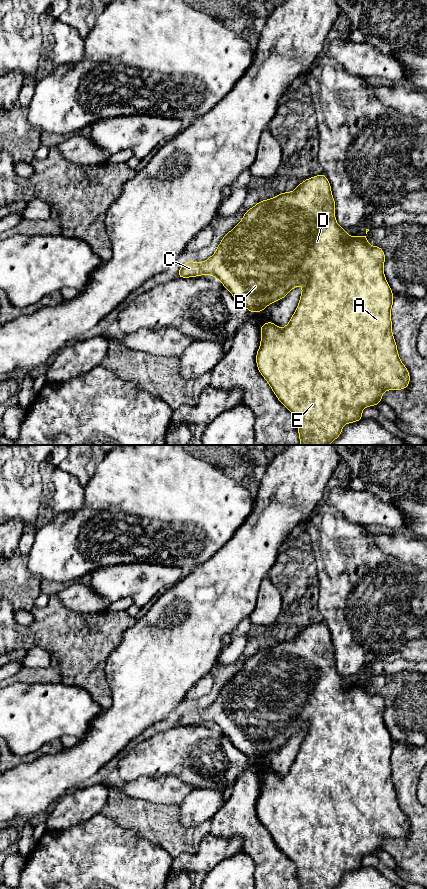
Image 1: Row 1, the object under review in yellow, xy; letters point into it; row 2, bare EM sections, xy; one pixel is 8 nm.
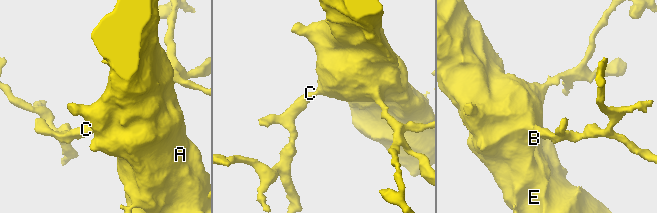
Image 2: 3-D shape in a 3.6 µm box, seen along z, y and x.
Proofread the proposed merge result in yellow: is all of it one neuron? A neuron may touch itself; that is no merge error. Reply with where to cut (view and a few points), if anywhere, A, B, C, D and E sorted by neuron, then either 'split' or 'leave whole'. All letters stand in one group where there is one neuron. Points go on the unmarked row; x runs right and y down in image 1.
no cut; A B C D E; leave whole

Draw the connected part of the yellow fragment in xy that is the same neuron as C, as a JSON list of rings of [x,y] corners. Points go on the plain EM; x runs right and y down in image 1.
[[[316,623],[304,628],[292,640],[284,640],[271,647],[258,650],[247,658],[238,673],[226,681],[215,701],[204,710],[186,710],[178,720],[178,725],[189,726],[201,723],[212,723],[240,750],[249,760],[262,760],[268,753],[283,747],[297,734],[302,733],[302,741],[296,759],[284,776],[279,776],[271,769],[261,773],[261,790],[256,803],[257,816],[270,833],[278,848],[295,864],[300,889],[334,889],[347,871],[357,870],[362,866],[362,858],[376,854],[382,849],[387,838],[402,838],[408,835],[410,824],[408,817],[401,810],[397,793],[392,781],[391,756],[393,740],[385,726],[383,714],[385,702],[382,696],[367,690],[367,683],[349,684],[346,677],[341,676],[335,667],[335,648],[327,625]]]

